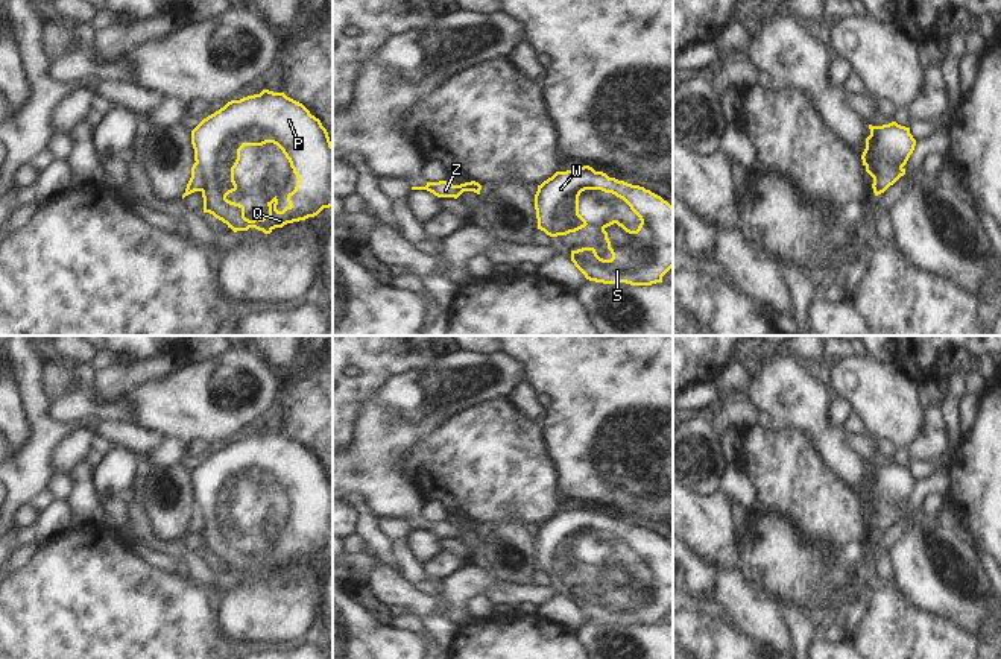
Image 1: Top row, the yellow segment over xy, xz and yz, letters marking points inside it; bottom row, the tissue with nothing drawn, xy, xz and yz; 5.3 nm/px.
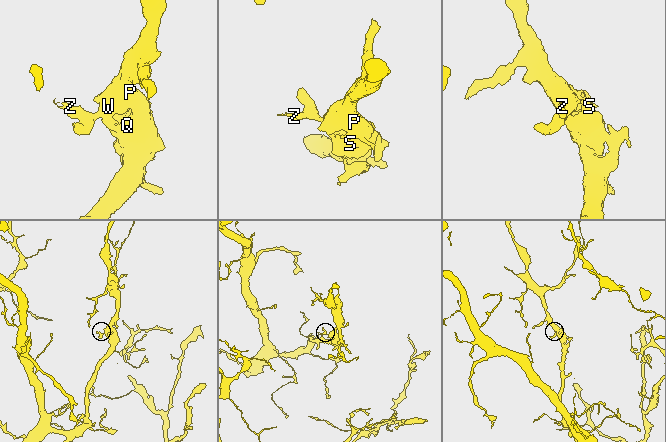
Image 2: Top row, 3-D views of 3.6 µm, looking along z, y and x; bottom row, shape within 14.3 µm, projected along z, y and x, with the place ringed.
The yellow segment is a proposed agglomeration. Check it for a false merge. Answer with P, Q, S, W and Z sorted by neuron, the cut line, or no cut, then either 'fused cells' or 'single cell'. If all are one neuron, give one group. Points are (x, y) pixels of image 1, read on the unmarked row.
P Q S W / Z | yz (901, 507), (883, 506), (874, 520) | fused cells

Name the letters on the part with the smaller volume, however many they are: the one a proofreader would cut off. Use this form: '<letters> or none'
Z

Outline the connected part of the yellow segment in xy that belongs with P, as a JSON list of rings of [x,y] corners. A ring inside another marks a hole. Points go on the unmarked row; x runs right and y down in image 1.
[[[263,430],[260,434],[228,442],[191,471],[191,484],[194,501],[205,519],[202,530],[204,553],[213,554],[234,572],[255,568],[270,574],[275,568],[314,557],[324,548],[333,547],[333,484],[328,472],[302,443],[284,433]],[[266,483],[273,483],[283,490],[298,518],[298,524],[287,534],[289,545],[283,551],[276,550],[278,539],[275,536],[267,542],[267,556],[263,559],[257,556],[249,560],[245,557],[245,547],[228,541],[226,536],[237,530],[234,509],[240,501],[240,490],[245,486],[263,486]]]

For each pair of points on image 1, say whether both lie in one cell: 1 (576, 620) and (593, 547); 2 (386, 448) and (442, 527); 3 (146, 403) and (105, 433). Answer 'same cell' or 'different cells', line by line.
1: same cell
2: same cell
3: different cells

